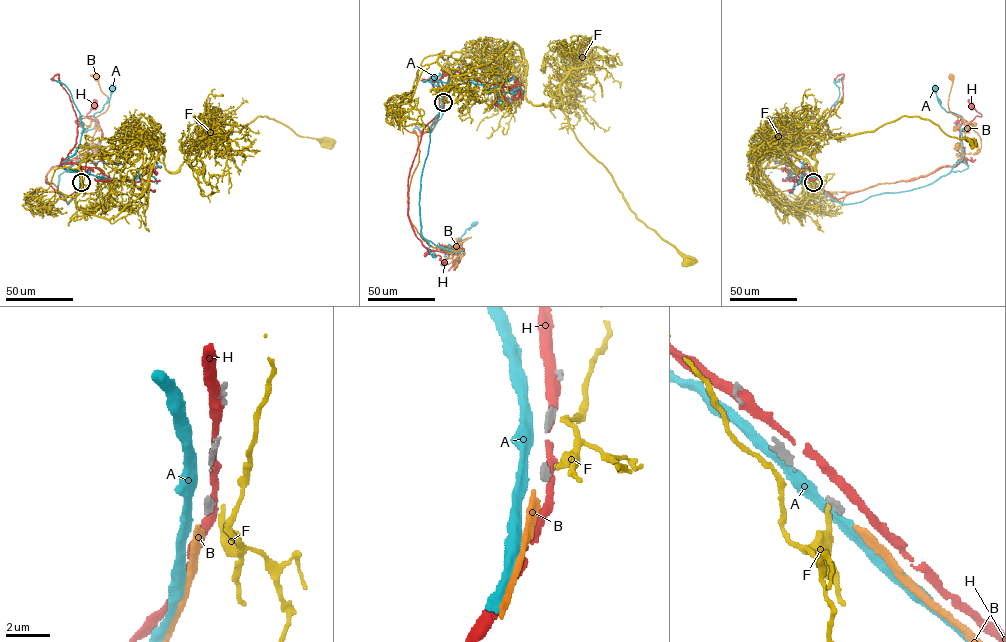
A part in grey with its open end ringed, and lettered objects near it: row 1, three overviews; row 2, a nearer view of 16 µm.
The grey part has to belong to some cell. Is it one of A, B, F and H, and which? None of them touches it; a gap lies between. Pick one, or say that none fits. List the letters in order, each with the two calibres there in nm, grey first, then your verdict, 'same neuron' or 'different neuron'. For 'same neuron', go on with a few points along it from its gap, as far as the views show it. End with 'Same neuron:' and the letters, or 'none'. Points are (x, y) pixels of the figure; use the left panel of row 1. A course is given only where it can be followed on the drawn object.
A: calibres 300 and 400 nm; different neuron
B: calibres 300 and 280 nm; same neuron; course (81, 183), (66, 202), (46, 176), (55, 166), (96, 151), (102, 138), (96, 117), (109, 105), (96, 76)
F: calibres 300 and 260 nm; different neuron
H: calibres 300 and 280 nm; different neuron
Same neuron: B

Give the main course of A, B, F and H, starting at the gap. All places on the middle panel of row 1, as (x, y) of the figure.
A: (442, 102), (431, 125), (421, 179), (421, 235), (450, 251), (463, 250), (457, 253), (457, 243), (474, 224)
B: (443, 103), (418, 137), (408, 214), (434, 248), (462, 250), (461, 257), (460, 245), (471, 236), (458, 240)
F: (444, 102), (452, 52), (514, 55), (526, 100), (560, 107), (628, 207), (688, 262)
H: (443, 103), (423, 128), (413, 160), (408, 216), (425, 247), (446, 253), (463, 248), (448, 270), (456, 261)

